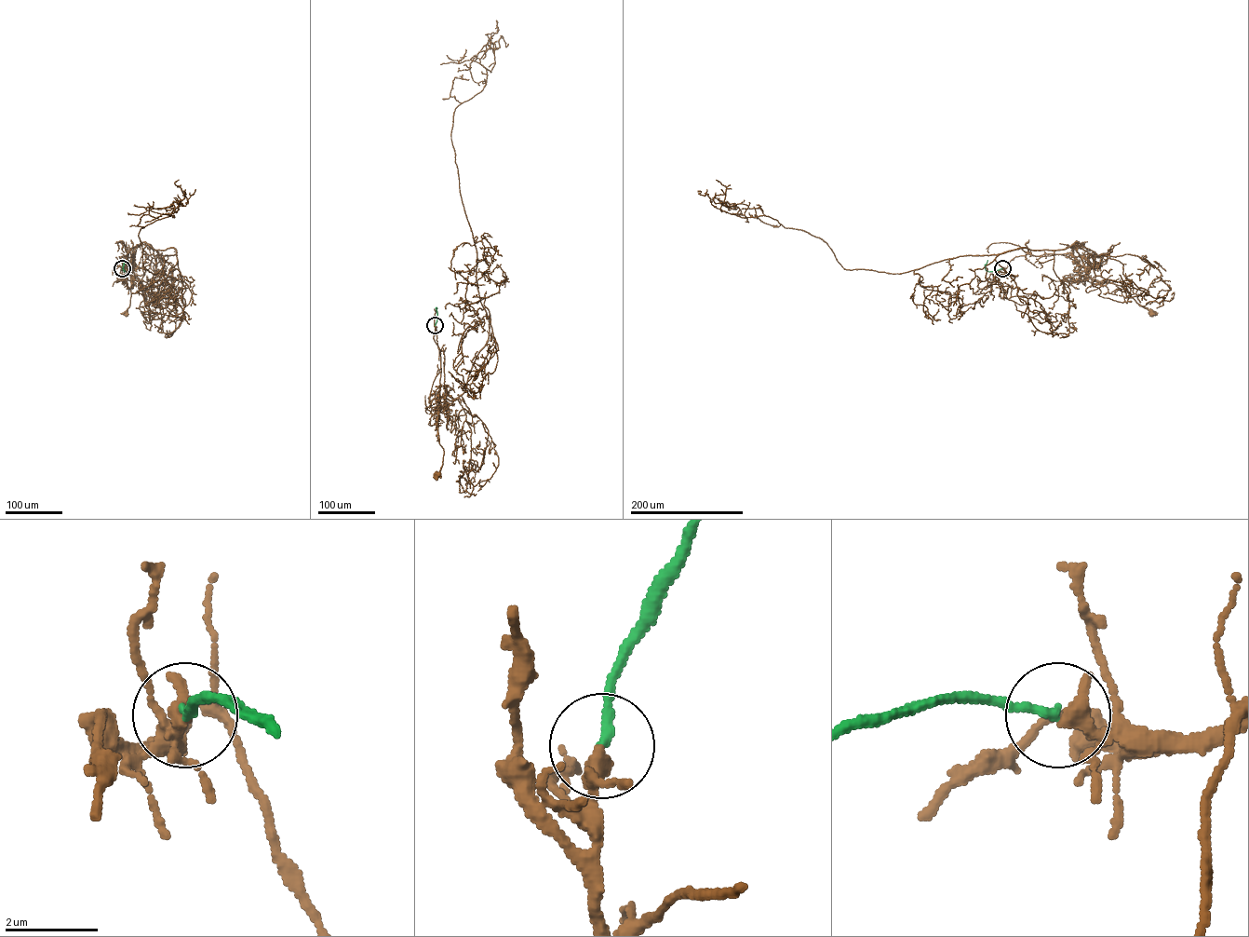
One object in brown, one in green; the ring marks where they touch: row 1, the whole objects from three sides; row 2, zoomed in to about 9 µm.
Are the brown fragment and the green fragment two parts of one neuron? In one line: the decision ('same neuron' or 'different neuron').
same neuron

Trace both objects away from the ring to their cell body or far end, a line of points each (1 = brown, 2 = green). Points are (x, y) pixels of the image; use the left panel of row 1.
1: (122, 268), (120, 257), (128, 253), (125, 282), (131, 296), (127, 315)
2: (122, 268), (125, 271), (124, 260)

